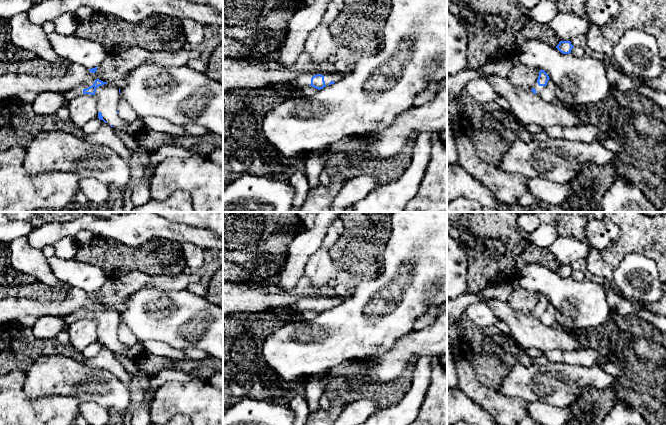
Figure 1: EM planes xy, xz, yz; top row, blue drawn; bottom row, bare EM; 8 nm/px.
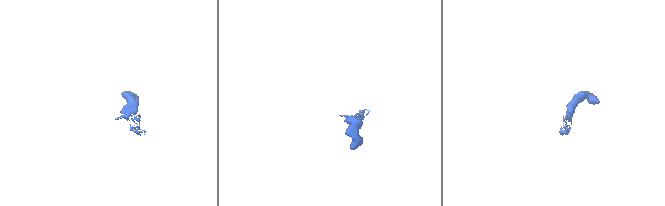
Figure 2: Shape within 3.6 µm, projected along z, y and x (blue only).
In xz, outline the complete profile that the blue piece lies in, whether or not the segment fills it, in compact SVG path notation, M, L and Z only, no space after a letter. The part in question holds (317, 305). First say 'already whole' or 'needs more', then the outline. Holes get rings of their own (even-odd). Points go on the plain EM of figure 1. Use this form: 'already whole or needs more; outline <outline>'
needs more; outline M326 297L326 298L317 298L317 299L304 298L285 306L265 309L264 312L273 314L274 312L278 312L281 310L288 310L291 313L304 311L304 310L312 310L320 314L328 309L338 306L341 302L342 300L338 297Z

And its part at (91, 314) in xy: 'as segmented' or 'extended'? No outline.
extended

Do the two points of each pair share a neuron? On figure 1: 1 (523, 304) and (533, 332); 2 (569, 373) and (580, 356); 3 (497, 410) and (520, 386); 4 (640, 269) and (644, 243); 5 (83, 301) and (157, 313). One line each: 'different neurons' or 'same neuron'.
1: different neurons
2: different neurons
3: different neurons
4: different neurons
5: different neurons

